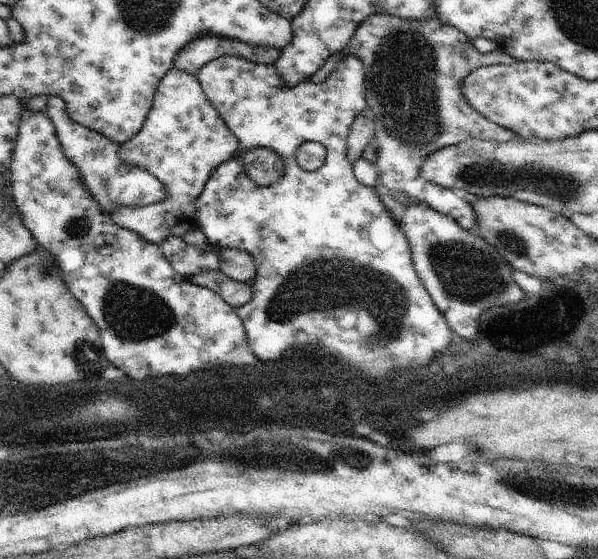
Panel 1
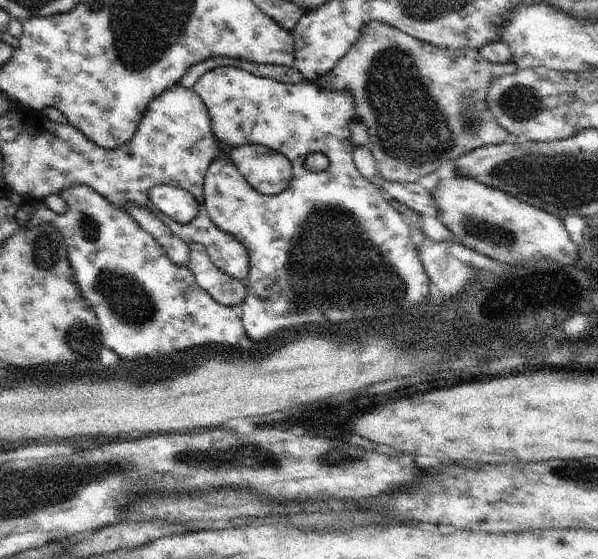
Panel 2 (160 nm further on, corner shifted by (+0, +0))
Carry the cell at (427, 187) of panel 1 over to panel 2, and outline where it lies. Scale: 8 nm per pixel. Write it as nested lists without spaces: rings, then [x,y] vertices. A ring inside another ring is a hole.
[[[380,174],[372,175],[368,181],[374,183],[388,200],[398,200],[420,215],[438,216],[430,191],[419,183],[389,181]]]

